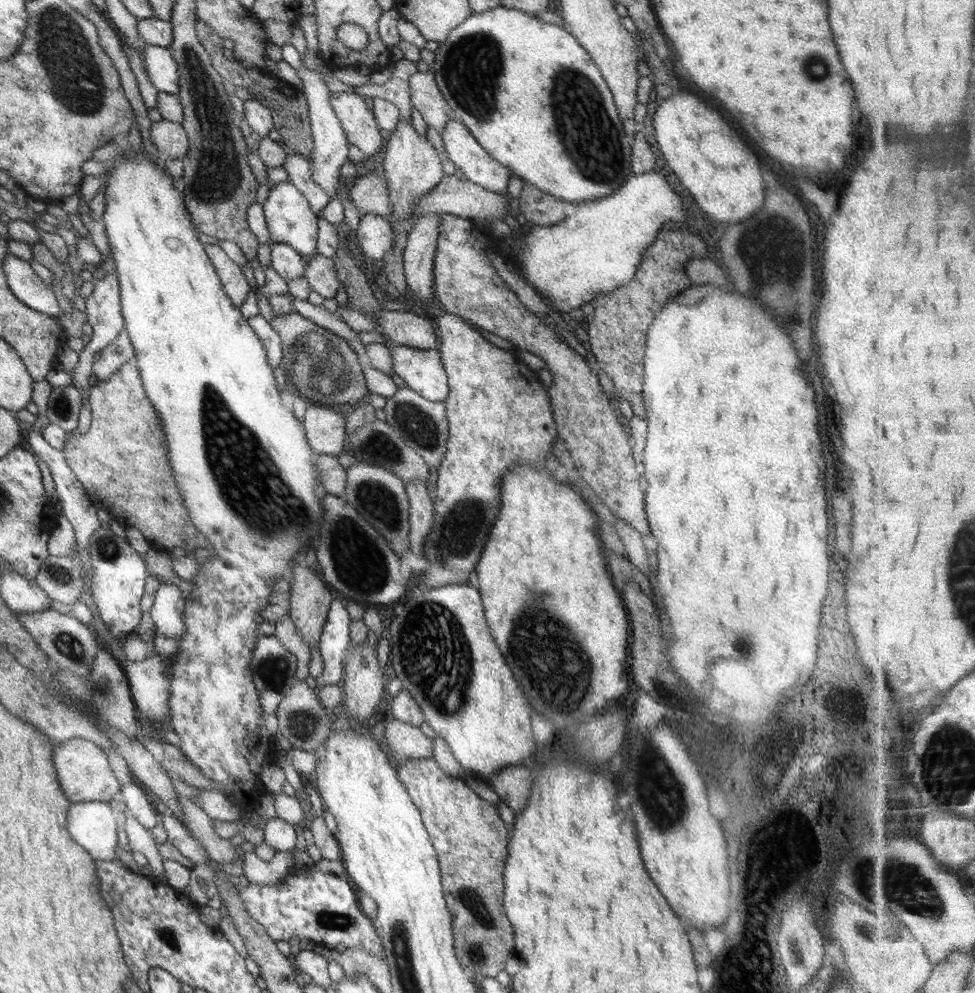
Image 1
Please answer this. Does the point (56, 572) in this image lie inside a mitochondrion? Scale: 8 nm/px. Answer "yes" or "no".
yes

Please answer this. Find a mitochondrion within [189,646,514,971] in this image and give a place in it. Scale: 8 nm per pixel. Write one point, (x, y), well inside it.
(472, 902)

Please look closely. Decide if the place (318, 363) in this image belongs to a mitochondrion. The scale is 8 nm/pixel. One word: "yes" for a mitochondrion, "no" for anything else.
yes

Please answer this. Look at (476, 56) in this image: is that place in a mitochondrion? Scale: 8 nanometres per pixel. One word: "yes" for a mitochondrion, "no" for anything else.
yes

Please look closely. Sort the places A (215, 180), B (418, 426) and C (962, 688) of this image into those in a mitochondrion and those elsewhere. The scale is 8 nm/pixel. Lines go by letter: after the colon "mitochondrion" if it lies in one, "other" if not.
A: mitochondrion
B: mitochondrion
C: other

